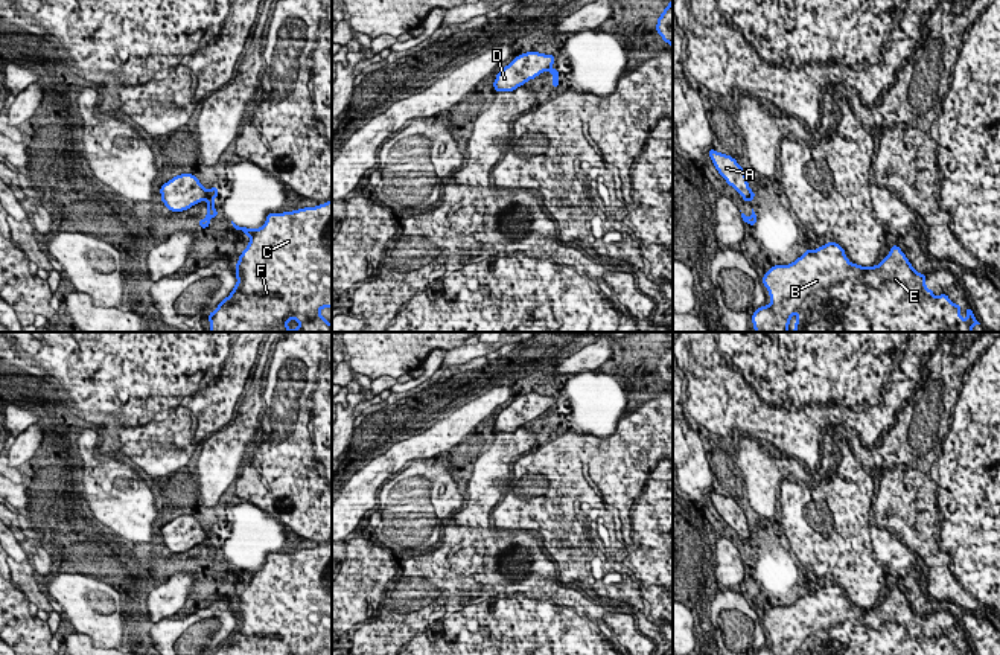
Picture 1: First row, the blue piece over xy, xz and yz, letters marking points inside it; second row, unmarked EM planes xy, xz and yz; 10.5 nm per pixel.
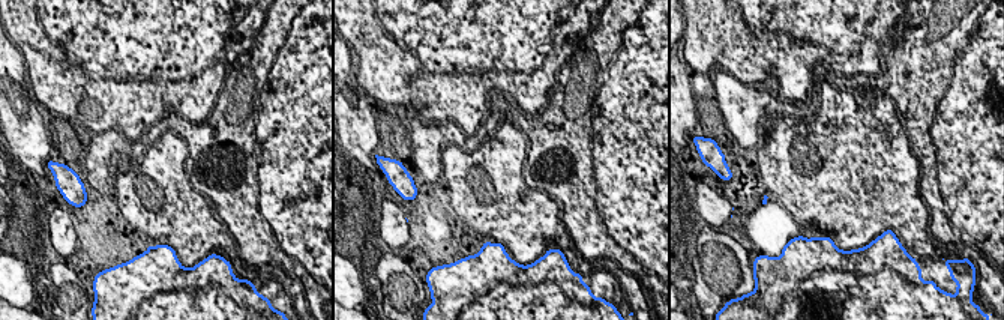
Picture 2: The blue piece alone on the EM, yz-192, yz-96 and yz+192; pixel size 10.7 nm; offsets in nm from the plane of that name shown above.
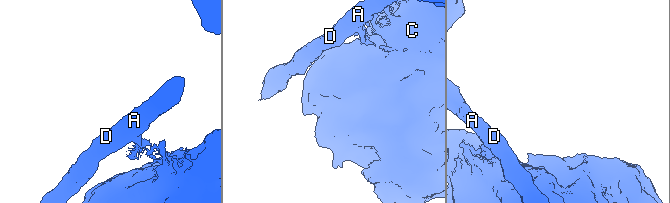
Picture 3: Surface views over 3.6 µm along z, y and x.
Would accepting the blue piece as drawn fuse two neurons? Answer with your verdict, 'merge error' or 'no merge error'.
merge error

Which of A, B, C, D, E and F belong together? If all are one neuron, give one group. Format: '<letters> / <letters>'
A D / B C E F

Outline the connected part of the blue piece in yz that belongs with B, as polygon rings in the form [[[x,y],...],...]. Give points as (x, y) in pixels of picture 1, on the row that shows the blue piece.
[[[826,242],[817,250],[808,248],[790,265],[773,265],[763,277],[770,305],[752,314],[755,332],[790,332],[790,317],[798,311],[791,332],[973,332],[980,324],[974,312],[965,308],[965,321],[947,294],[936,297],[925,286],[925,274],[910,265],[898,245],[875,267],[851,264],[843,247]]]

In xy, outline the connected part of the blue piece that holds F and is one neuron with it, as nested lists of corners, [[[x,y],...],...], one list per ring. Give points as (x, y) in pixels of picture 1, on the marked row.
[[[332,201],[294,212],[268,213],[266,222],[257,230],[231,224],[250,236],[250,244],[236,264],[236,286],[207,315],[210,332],[332,332],[332,323],[320,314],[323,308],[332,308]]]

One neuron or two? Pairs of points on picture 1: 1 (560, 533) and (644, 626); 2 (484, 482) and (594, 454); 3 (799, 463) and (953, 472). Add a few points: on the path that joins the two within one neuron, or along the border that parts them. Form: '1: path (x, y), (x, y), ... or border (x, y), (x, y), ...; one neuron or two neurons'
1: path (568, 565), (580, 579), (601, 591), (630, 594); one neuron
2: border (510, 480), (504, 486); two neurons
3: border (939, 454), (935, 460); two neurons

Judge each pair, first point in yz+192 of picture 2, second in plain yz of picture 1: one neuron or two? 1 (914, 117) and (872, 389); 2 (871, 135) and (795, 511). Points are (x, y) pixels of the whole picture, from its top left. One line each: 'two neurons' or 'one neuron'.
1: one neuron
2: one neuron

